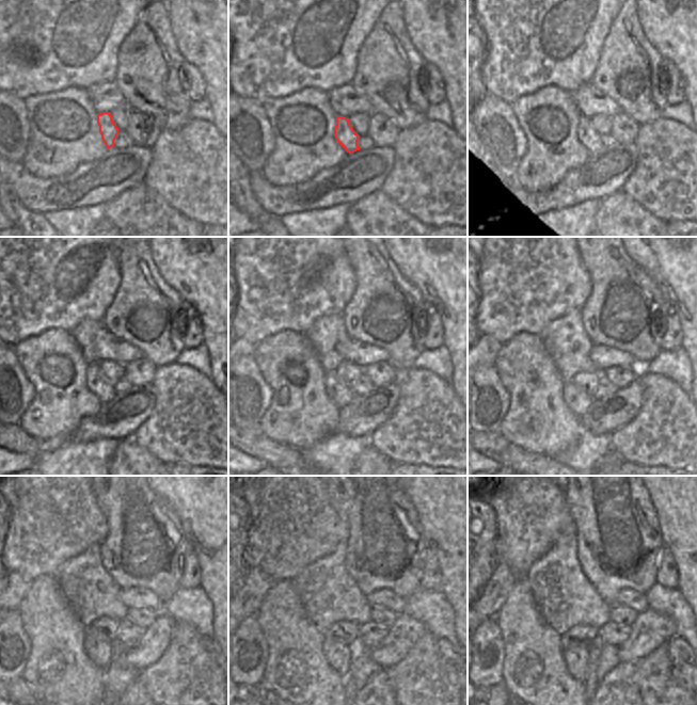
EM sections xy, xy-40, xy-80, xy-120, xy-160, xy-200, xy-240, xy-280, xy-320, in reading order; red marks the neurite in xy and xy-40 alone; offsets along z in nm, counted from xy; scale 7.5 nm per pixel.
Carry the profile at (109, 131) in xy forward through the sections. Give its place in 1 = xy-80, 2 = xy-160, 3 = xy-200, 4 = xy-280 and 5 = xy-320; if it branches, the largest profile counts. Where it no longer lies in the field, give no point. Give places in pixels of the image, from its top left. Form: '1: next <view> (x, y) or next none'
1: next xy-80 (588, 138)
2: next xy-160 (341, 395)
3: next xy-200 (577, 401)
4: next xy-280 (338, 655)
5: next xy-320 (575, 658)

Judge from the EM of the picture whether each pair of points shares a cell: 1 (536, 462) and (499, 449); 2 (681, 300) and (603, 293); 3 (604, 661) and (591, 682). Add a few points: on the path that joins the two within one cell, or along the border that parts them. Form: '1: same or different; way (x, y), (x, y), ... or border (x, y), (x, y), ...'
1: same; way (526, 462), (508, 455)
2: different; border (650, 277), (658, 286), (665, 301)
3: different; border (601, 650), (597, 668), (598, 682)

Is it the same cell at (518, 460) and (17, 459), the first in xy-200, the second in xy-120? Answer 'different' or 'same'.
different

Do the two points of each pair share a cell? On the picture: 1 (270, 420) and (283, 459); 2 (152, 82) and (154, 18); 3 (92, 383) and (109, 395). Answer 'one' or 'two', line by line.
1: two
2: one
3: one

